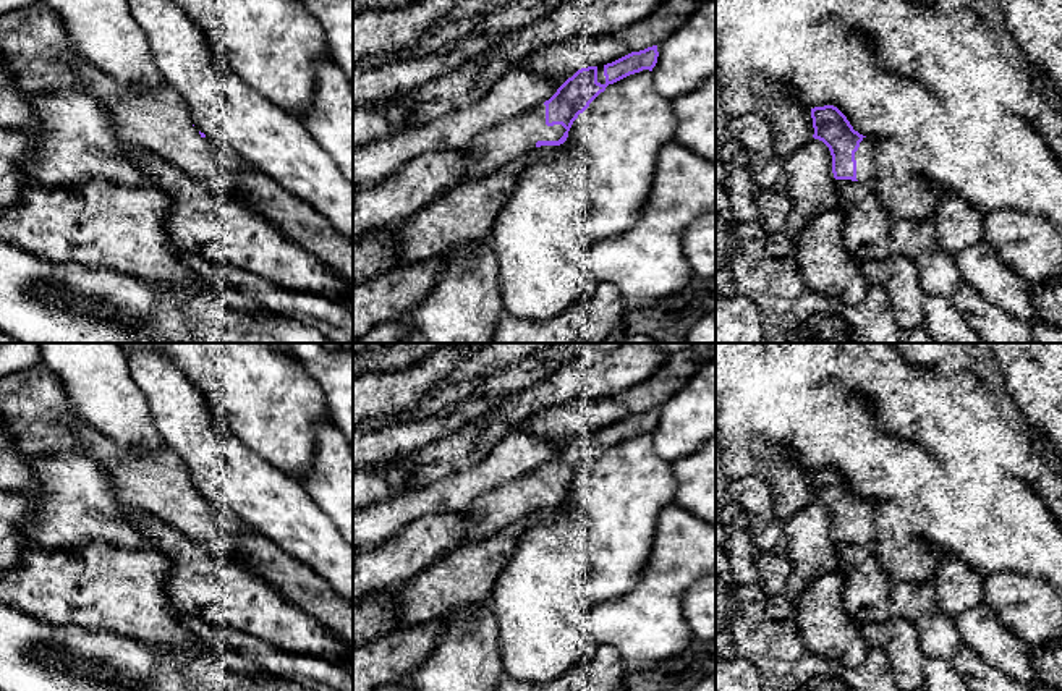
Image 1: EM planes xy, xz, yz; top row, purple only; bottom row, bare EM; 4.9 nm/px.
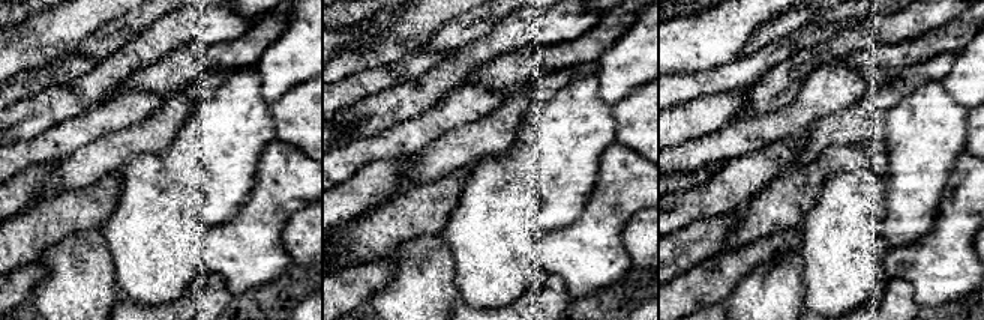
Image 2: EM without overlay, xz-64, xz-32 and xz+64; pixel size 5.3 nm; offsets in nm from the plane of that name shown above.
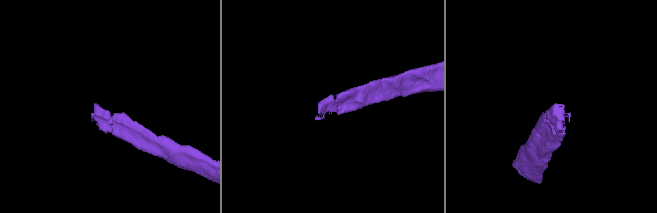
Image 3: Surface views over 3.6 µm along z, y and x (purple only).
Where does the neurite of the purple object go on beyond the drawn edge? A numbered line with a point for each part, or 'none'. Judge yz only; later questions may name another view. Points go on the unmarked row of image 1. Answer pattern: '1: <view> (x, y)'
1: yz (865, 525)

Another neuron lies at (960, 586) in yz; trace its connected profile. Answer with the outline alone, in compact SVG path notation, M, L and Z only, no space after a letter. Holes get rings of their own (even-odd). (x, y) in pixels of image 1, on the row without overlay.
M941 553L932 581L939 605L952 618L984 602L984 573L957 555Z

